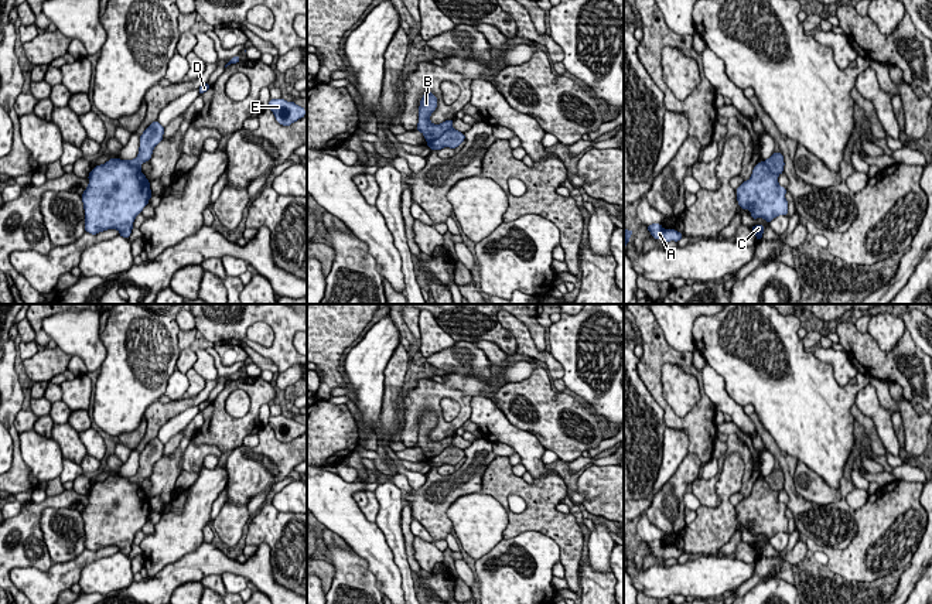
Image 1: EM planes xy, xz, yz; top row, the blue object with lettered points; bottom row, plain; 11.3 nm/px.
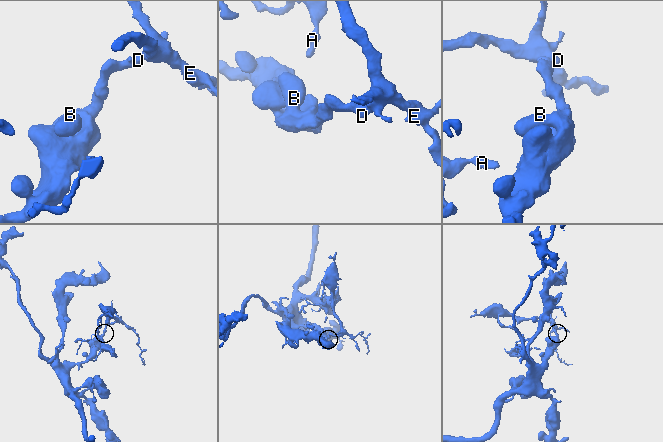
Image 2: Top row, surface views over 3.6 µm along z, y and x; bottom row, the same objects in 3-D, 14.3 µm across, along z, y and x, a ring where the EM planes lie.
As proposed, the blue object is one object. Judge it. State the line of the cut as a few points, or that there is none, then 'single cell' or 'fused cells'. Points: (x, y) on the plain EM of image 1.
cut xz (453, 446), (427, 460); fused cells

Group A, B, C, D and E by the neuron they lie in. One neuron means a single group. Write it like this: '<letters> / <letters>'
A D E / B C

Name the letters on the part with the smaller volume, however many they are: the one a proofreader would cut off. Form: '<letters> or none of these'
A, D, E

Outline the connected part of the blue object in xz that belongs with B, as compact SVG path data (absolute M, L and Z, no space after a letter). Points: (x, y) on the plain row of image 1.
M426 409L420 417L419 423L419 440L416 447L421 448L426 458L431 460L436 455L441 454L445 448L453 447L453 439L445 437L440 441L433 441L430 439L430 431L436 427L437 424L437 414L431 409Z

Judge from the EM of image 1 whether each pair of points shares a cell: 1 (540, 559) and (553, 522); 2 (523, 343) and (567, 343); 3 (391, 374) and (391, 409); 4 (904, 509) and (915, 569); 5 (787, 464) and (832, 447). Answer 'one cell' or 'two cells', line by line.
1: two cells
2: two cells
3: one cell
4: two cells
5: two cells

